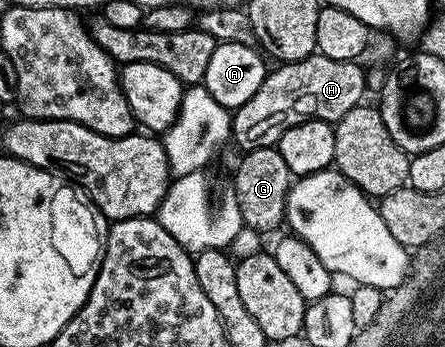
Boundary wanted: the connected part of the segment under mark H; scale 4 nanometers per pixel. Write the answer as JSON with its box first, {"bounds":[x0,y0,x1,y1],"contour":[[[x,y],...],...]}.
{"bounds":[231,54,366,152],"contour":[[[314,54],[302,61],[293,63],[281,63],[273,66],[265,74],[262,85],[246,105],[235,108],[232,111],[231,142],[240,146],[241,152],[262,149],[263,147],[276,147],[279,144],[282,133],[286,133],[288,127],[296,123],[302,123],[306,119],[321,119],[335,125],[339,119],[346,117],[350,109],[361,106],[363,95],[366,95],[366,71],[360,68],[356,61],[334,61],[322,54]]]}

